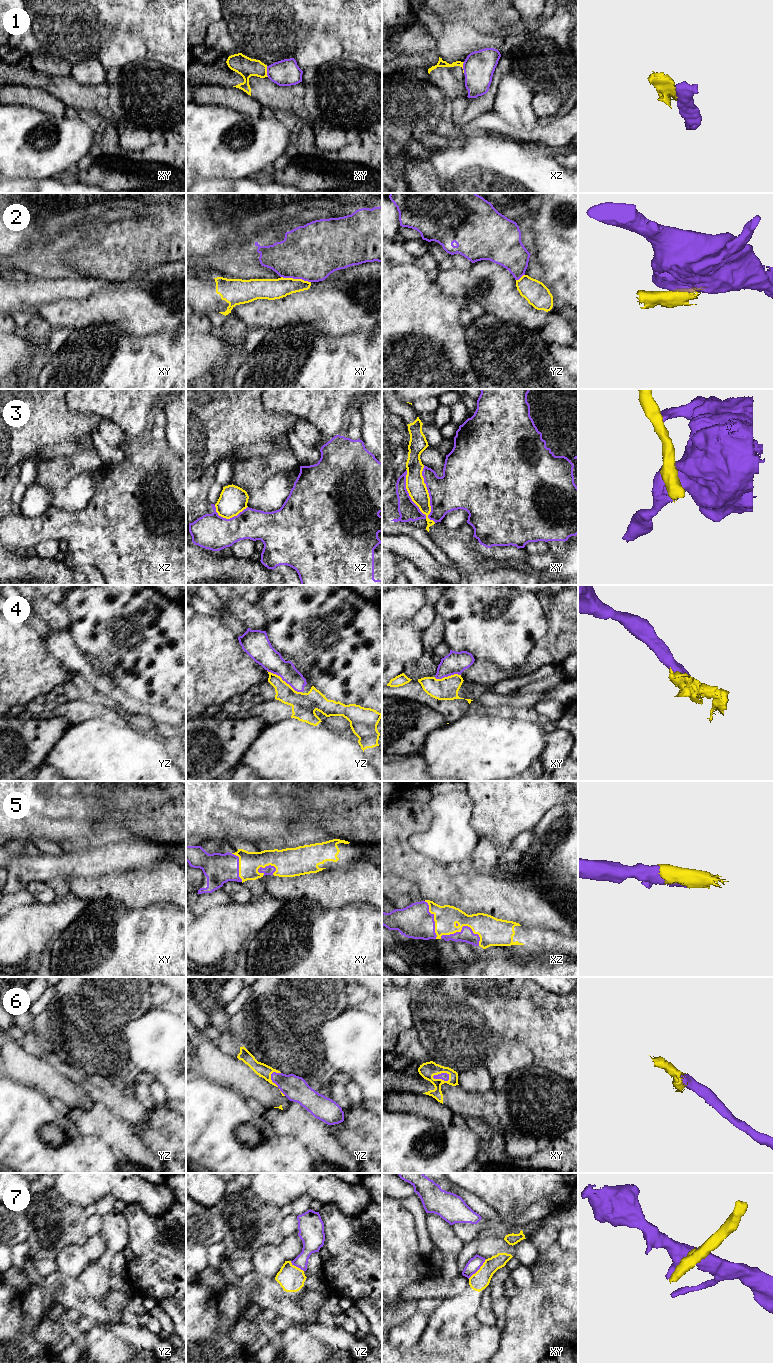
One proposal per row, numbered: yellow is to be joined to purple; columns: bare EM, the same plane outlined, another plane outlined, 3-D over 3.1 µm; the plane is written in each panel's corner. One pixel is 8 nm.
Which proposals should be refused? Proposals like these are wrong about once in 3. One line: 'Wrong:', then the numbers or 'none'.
Wrong: 1, 2, 3, 7

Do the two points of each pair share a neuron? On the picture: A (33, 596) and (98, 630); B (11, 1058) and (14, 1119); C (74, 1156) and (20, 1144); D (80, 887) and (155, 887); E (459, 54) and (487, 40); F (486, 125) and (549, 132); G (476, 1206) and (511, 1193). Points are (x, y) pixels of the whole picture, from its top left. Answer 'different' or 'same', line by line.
A: different
B: different
C: same
D: same
E: same
F: same
G: different

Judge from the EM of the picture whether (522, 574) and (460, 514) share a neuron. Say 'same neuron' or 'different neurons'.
different neurons

